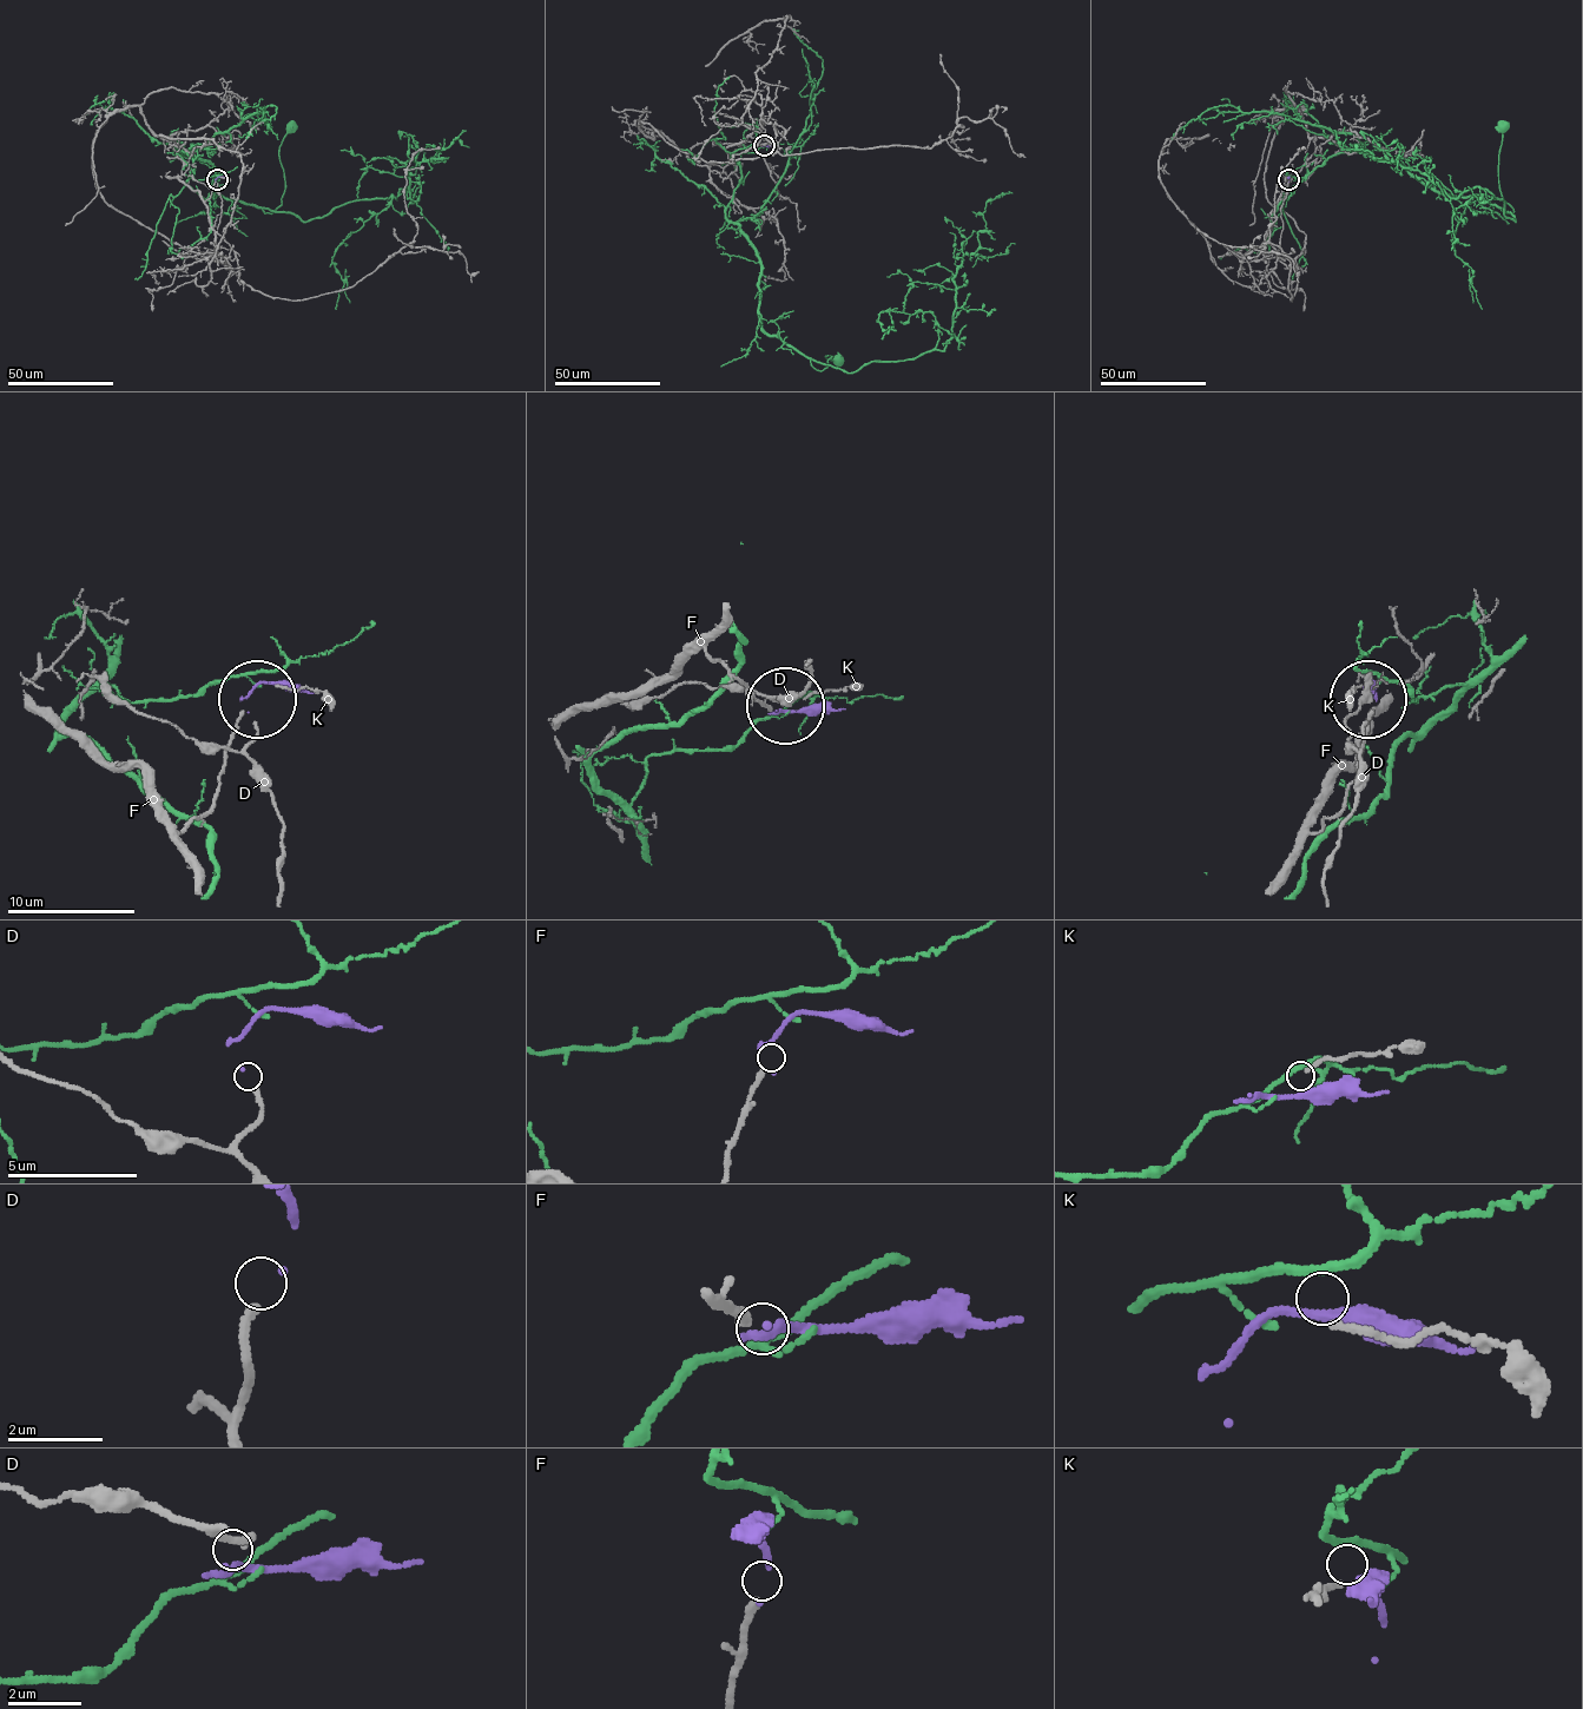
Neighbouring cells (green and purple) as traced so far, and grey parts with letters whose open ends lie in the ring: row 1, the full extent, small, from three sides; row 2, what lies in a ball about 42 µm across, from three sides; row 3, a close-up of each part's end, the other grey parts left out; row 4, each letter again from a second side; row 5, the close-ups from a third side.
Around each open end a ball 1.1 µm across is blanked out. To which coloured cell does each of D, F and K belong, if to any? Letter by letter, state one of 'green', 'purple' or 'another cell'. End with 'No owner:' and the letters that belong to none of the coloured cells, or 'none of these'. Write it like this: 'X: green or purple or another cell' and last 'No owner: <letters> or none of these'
D: purple
F: another cell
K: another cell
No owner: F, K

